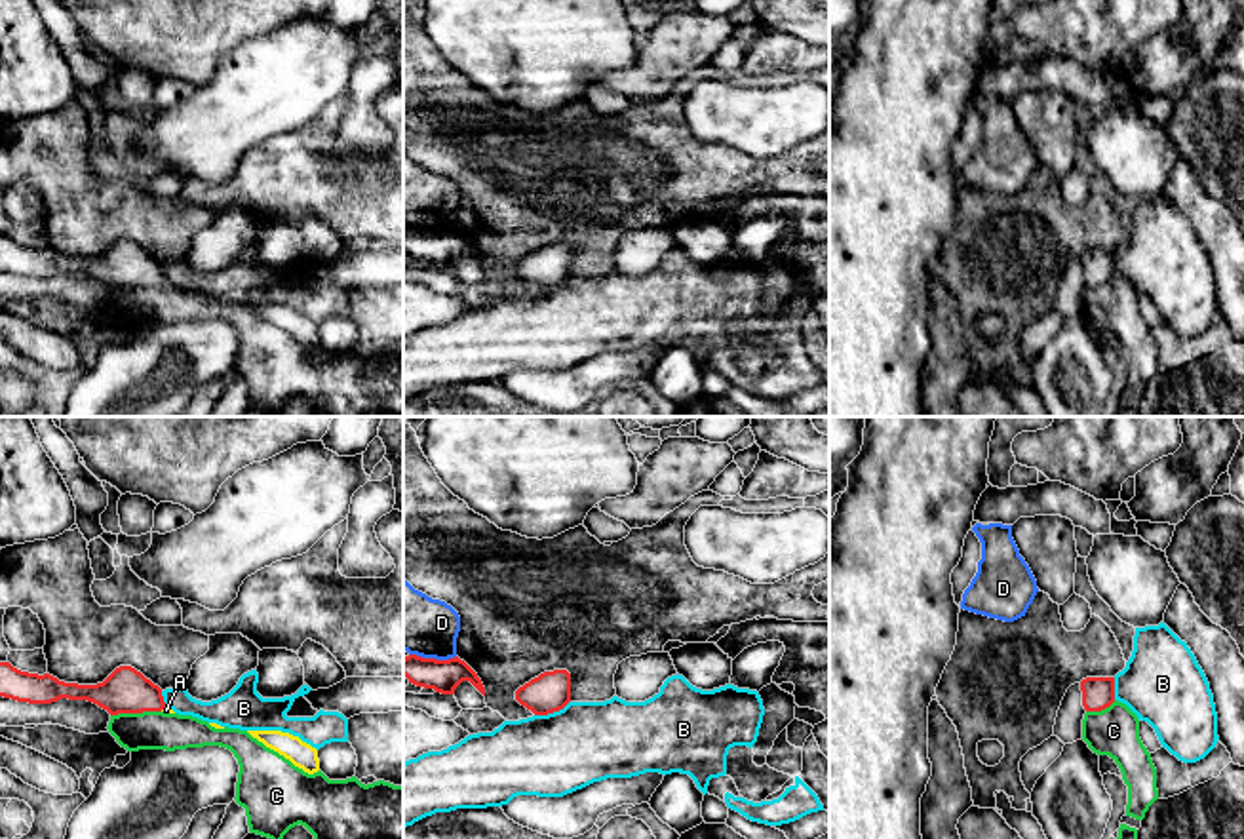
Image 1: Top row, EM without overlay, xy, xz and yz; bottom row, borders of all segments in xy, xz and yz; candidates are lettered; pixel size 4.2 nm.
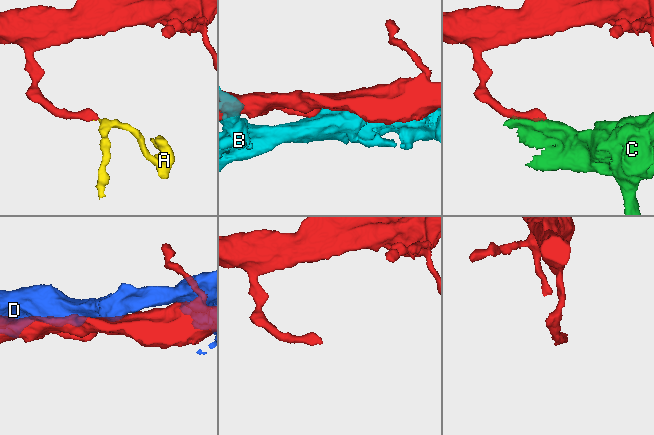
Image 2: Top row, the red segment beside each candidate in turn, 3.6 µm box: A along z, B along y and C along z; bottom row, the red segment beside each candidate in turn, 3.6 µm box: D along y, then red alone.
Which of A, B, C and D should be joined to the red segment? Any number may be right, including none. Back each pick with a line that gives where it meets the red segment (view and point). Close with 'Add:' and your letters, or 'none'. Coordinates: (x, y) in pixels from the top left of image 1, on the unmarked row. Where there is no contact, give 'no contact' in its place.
A: meets red in xy at (162, 282)
Add: A

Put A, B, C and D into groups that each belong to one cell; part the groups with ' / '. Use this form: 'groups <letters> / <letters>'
groups A / B / C / D

